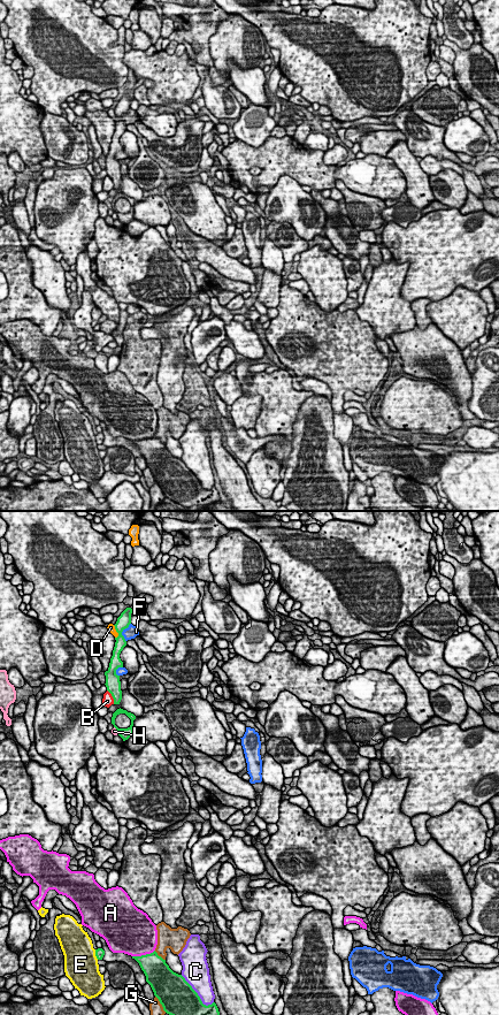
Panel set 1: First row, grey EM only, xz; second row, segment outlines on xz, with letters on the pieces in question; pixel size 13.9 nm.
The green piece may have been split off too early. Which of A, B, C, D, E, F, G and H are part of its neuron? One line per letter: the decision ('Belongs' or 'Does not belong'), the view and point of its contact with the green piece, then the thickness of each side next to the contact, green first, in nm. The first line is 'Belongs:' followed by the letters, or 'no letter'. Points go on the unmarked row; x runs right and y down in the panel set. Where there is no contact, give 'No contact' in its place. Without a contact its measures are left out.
Belongs: no letter
A: Does not belong. Touches green at xz (143, 440). Thickness 340 nm (green) against 480 nm
B: Does not belong. Touches green at xz (112, 180). Thickness 220 nm (green) against 160 nm
C: Does not belong. Touches green at xz (197, 479). Thickness 480 nm (green) against 320 nm
D: Does not belong. Touches green at xz (116, 115). Thickness 190 nm (green) against 100 nm
E: Does not belong. Touches green at xz (96, 439). Thickness 130 nm (green) against 480 nm
F: Does not belong. Touches green at xz (122, 115). Thickness 190 nm (green) against 180 nm
G: Does not belong. Touches green at xz (160, 487). Thickness 480 nm (green) against 190 nm
H: Does not belong. Touches green at xz (116, 213). Thickness 160 nm (green) against 90 nm

